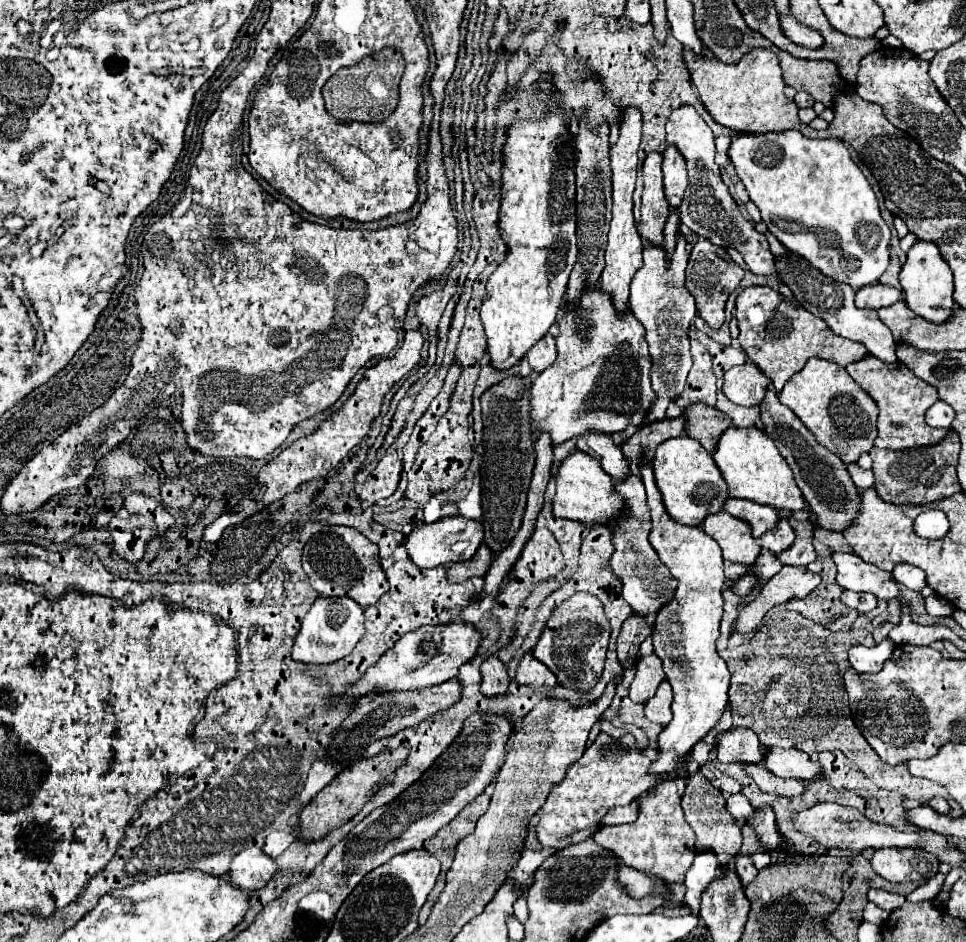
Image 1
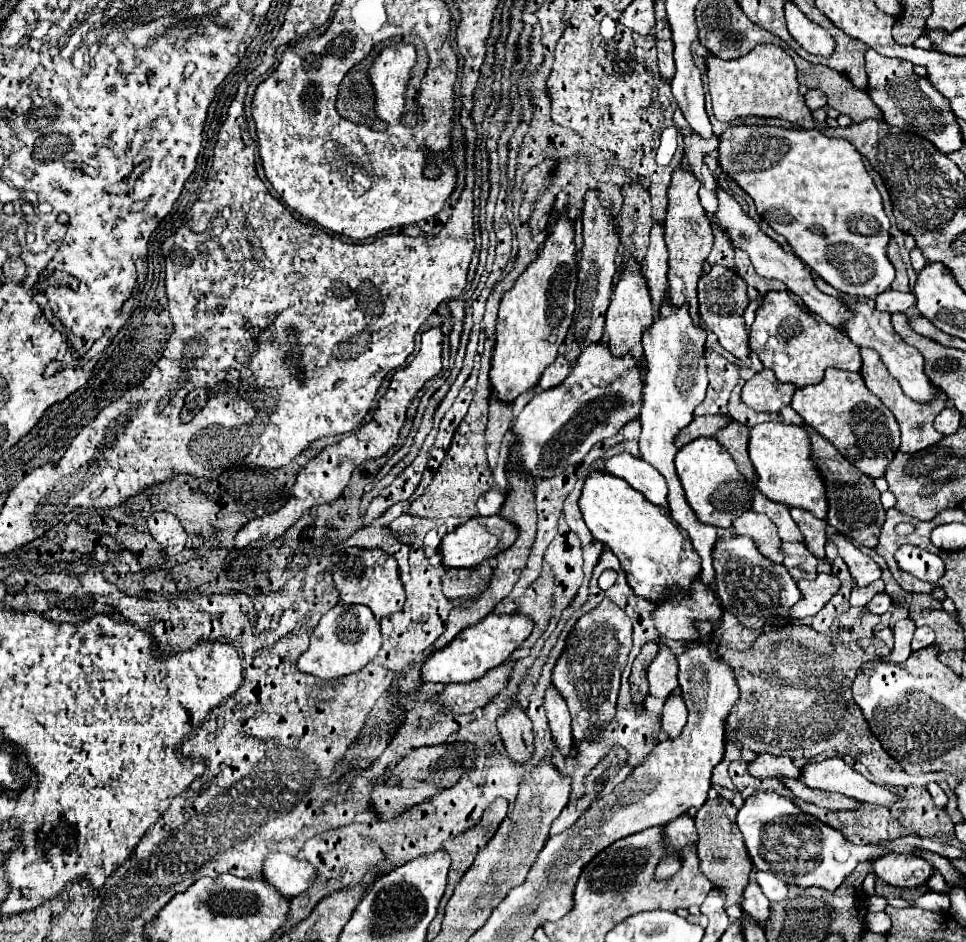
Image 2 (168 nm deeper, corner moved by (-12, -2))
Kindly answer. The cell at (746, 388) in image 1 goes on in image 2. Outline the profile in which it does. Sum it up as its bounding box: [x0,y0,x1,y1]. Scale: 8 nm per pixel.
[741,369,797,413]

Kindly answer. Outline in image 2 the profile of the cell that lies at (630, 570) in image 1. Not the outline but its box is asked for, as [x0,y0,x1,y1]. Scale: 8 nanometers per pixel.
[653,581,723,641]

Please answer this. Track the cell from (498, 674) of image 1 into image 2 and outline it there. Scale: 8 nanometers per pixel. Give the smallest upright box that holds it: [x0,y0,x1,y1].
[497,701,535,765]

